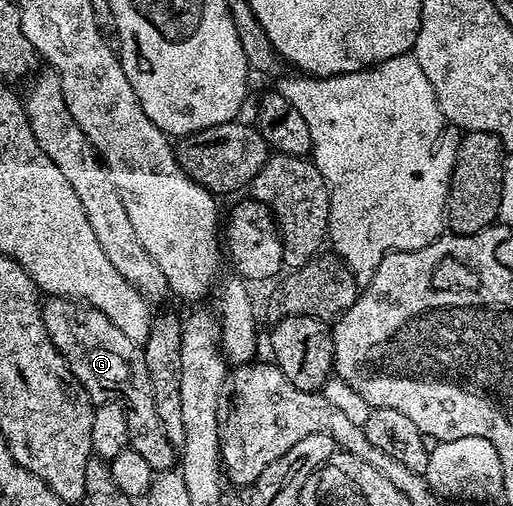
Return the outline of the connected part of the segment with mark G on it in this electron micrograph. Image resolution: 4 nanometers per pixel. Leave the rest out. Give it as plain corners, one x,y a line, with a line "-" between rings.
53,296
43,301
42,311
50,342
54,342
74,378
86,390
89,400
93,405
122,406
122,414
126,414
126,427
130,430
128,447
142,454
142,459
151,466
153,473
169,471
177,463
178,452
170,446
170,438
166,438
162,431
162,422
158,422
158,413
154,410
154,390
150,390
150,374
146,374
143,347
126,338
126,334
122,334
122,330
118,330
118,326
114,326
97,308
87,307
74,300
66,300
63,296

